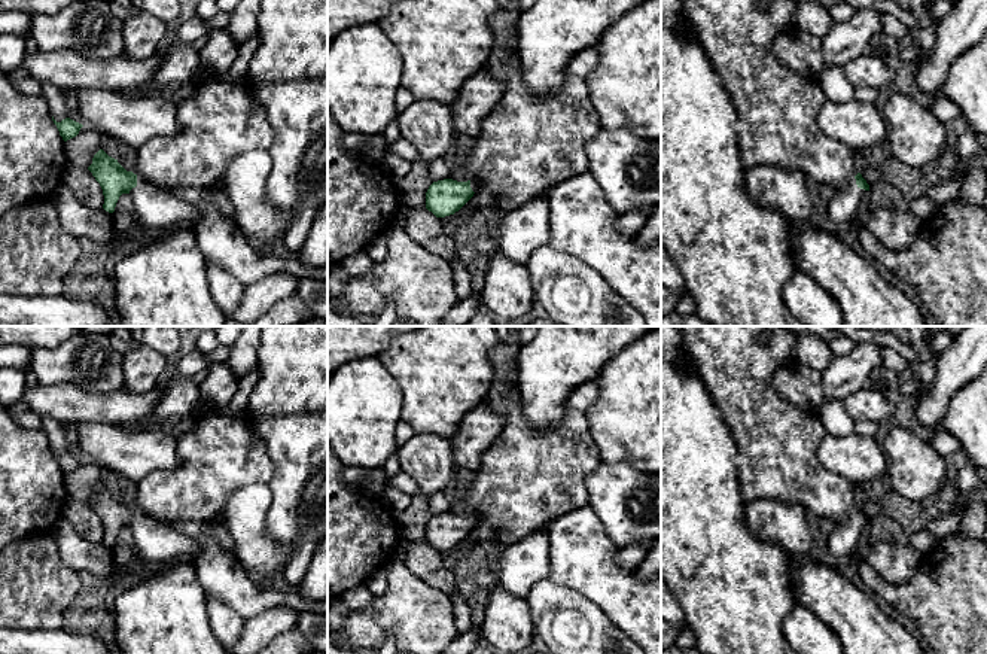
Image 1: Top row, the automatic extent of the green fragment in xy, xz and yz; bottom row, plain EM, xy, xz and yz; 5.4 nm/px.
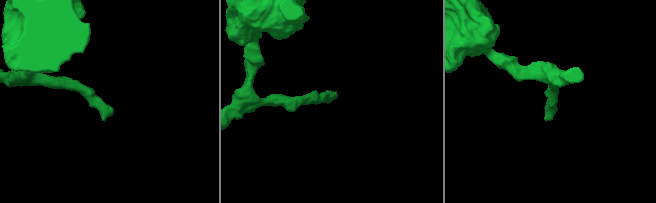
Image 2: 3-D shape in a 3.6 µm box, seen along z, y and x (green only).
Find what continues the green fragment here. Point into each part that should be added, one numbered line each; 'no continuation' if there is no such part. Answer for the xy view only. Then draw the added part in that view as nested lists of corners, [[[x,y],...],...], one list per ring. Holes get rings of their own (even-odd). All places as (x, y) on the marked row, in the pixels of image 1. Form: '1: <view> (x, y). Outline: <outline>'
1: xy (155, 207). Outline: [[[138,176],[137,186],[128,195],[132,203],[131,213],[144,229],[168,229],[180,222],[188,222],[194,228],[199,220],[199,210],[195,204]]]

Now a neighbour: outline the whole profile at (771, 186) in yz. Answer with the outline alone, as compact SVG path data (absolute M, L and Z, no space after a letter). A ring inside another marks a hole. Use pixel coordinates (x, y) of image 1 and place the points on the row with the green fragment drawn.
M758 165L746 170L747 197L758 206L782 212L792 220L808 220L813 203L801 171L779 165Z

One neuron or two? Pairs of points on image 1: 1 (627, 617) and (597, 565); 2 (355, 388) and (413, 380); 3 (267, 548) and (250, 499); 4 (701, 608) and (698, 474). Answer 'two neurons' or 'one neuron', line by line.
1: one neuron
2: two neurons
3: one neuron
4: one neuron

